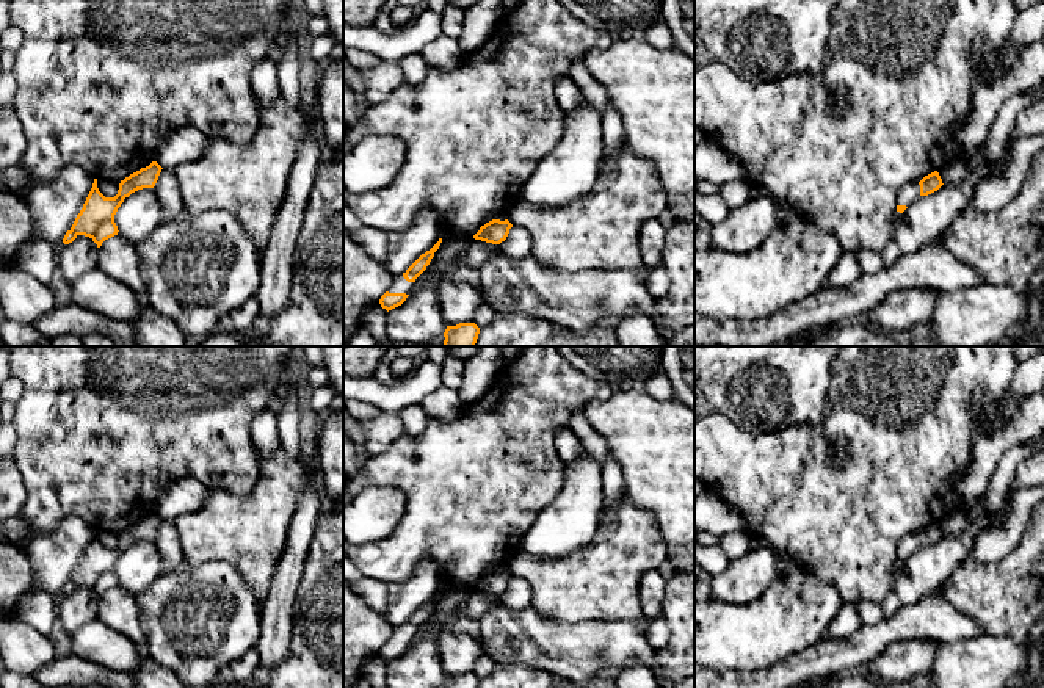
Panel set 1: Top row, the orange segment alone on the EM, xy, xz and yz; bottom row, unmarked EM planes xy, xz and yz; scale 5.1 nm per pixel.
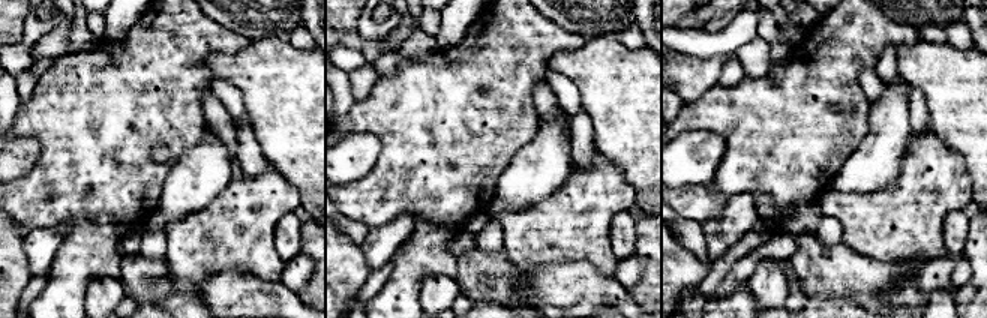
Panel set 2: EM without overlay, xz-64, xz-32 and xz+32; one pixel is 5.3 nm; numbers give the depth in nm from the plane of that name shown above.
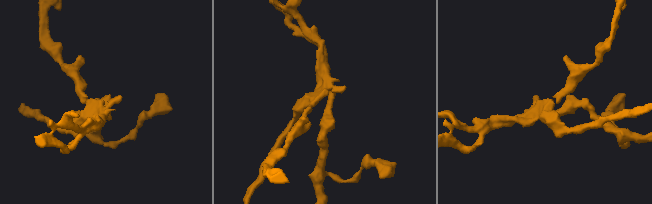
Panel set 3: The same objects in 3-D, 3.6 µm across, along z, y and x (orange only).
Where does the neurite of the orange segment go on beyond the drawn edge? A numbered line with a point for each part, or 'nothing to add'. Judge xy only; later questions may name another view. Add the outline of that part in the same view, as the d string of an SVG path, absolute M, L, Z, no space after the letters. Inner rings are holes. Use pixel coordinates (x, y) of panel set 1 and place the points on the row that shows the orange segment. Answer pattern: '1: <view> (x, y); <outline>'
nothing to add

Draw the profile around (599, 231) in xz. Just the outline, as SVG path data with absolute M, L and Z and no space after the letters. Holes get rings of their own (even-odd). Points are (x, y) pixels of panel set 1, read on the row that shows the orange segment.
M624 143L610 161L599 166L599 172L593 188L577 197L574 202L550 208L519 201L508 213L513 226L522 226L531 237L531 255L539 265L555 271L588 271L588 270L624 270L644 273L647 271L640 252L640 229L649 219L658 216L668 208L668 196L654 169L654 166L638 158Z

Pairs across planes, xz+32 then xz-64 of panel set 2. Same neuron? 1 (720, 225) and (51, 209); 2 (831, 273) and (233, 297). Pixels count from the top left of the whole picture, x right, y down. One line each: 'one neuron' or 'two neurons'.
1: two neurons
2: one neuron

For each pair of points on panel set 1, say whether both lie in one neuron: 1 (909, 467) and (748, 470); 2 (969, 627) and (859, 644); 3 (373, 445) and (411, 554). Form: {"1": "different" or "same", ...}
{"1": "same", "2": "same", "3": "different"}

